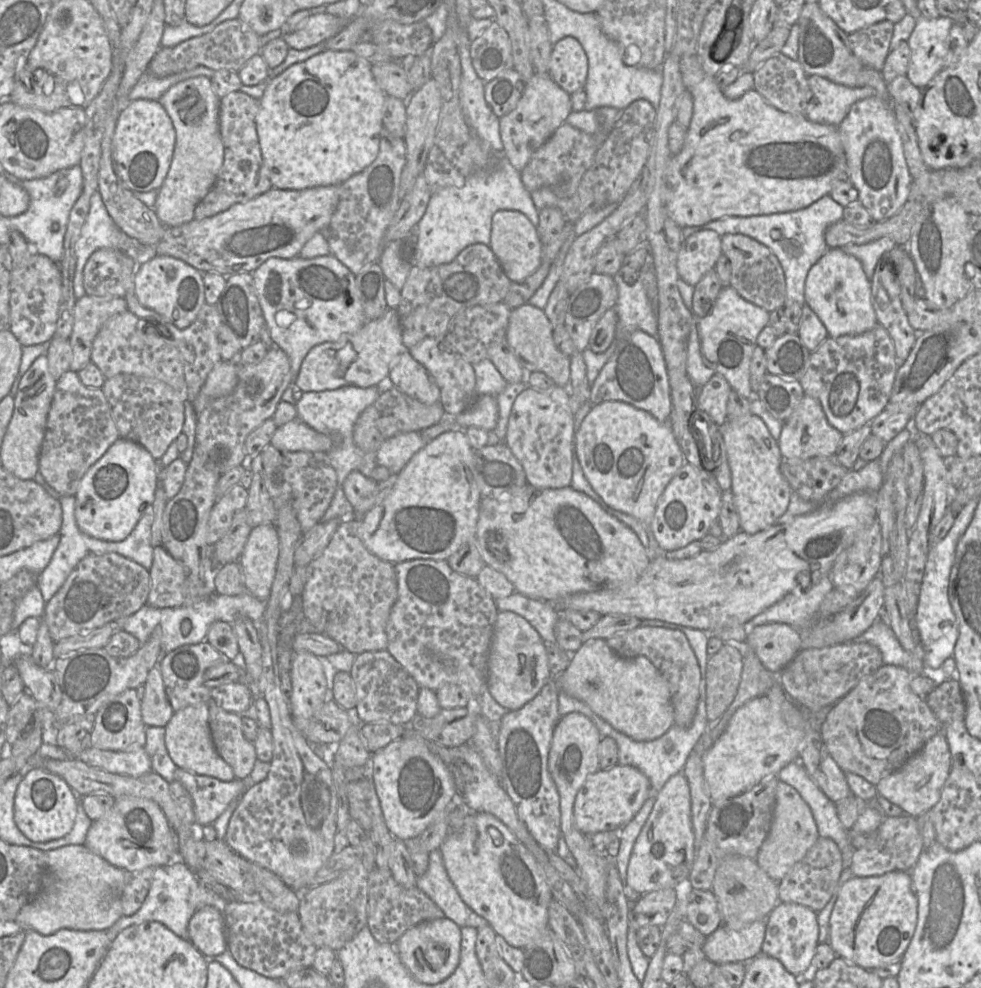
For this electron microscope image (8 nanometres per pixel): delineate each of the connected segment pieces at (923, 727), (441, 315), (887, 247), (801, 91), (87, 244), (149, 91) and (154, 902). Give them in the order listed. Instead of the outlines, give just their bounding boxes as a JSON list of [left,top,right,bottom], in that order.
[[821,664,965,785],[397,243,511,351],[840,237,897,281],[754,53,812,117],[74,190,138,300],[128,66,214,102],[106,857,199,943]]

